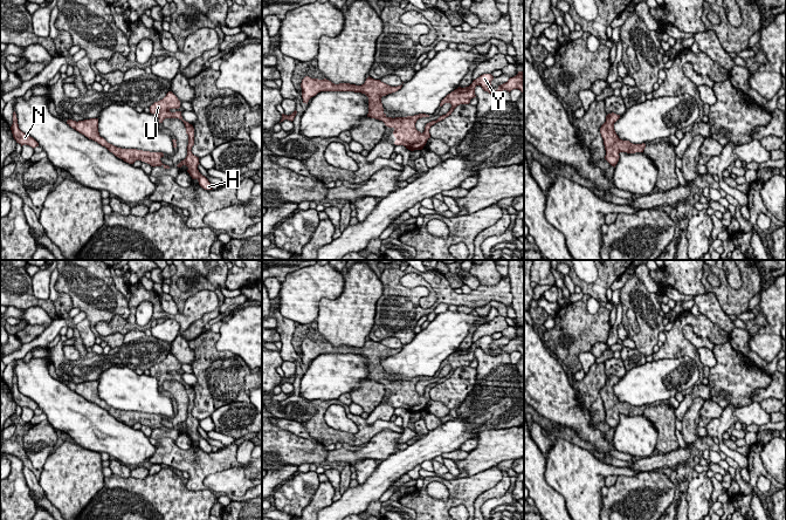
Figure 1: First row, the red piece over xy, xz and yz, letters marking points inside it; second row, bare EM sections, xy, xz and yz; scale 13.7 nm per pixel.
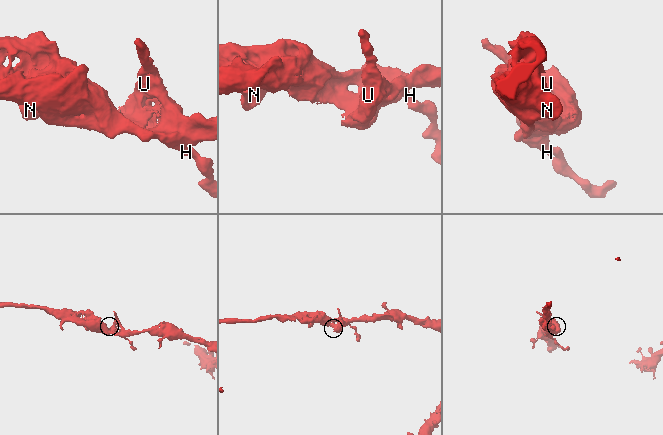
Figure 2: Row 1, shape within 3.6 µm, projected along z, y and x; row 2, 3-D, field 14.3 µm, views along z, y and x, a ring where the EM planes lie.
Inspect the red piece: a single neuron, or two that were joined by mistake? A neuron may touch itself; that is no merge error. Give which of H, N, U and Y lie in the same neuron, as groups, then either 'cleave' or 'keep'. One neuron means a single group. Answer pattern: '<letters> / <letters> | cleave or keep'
H N U Y | keep

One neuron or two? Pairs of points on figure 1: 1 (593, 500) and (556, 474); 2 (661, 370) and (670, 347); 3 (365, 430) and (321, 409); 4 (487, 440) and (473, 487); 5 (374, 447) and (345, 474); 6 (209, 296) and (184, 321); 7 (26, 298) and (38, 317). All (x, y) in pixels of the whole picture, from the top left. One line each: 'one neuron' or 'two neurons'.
1: one neuron
2: two neurons
3: one neuron
4: two neurons
5: two neurons
6: one neuron
7: two neurons

